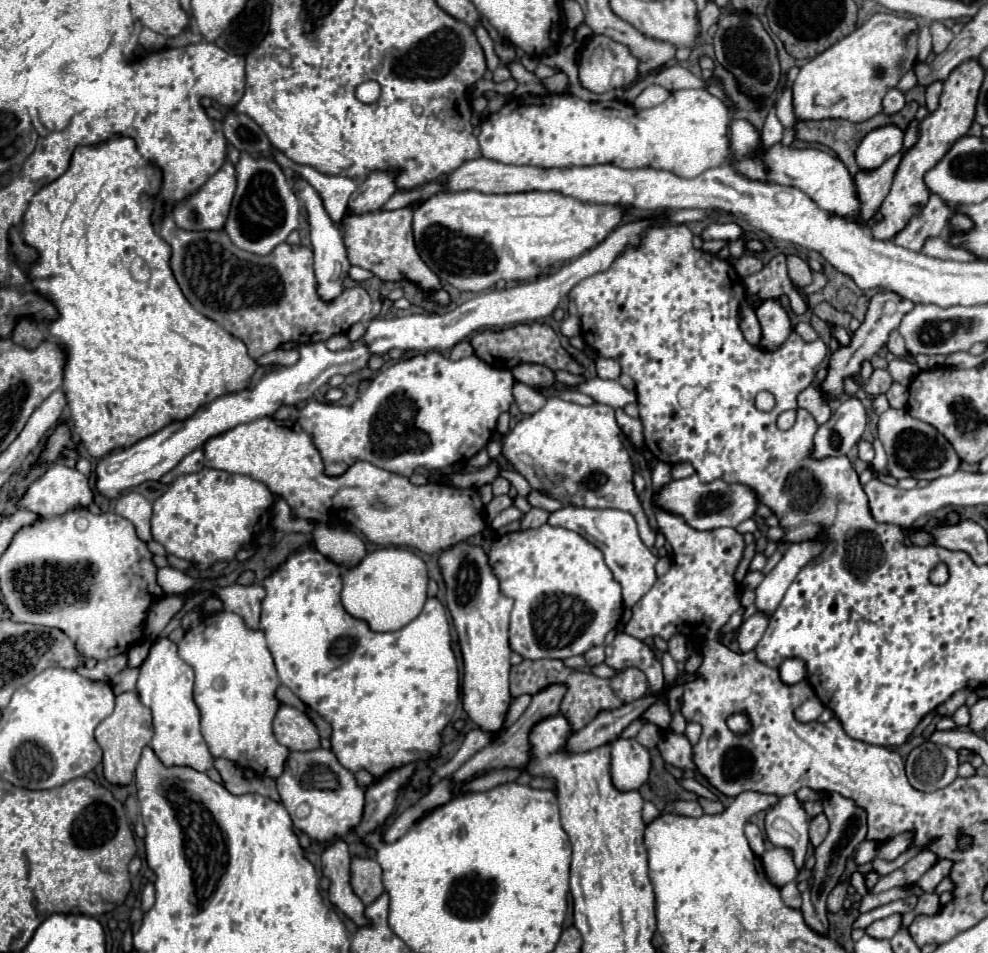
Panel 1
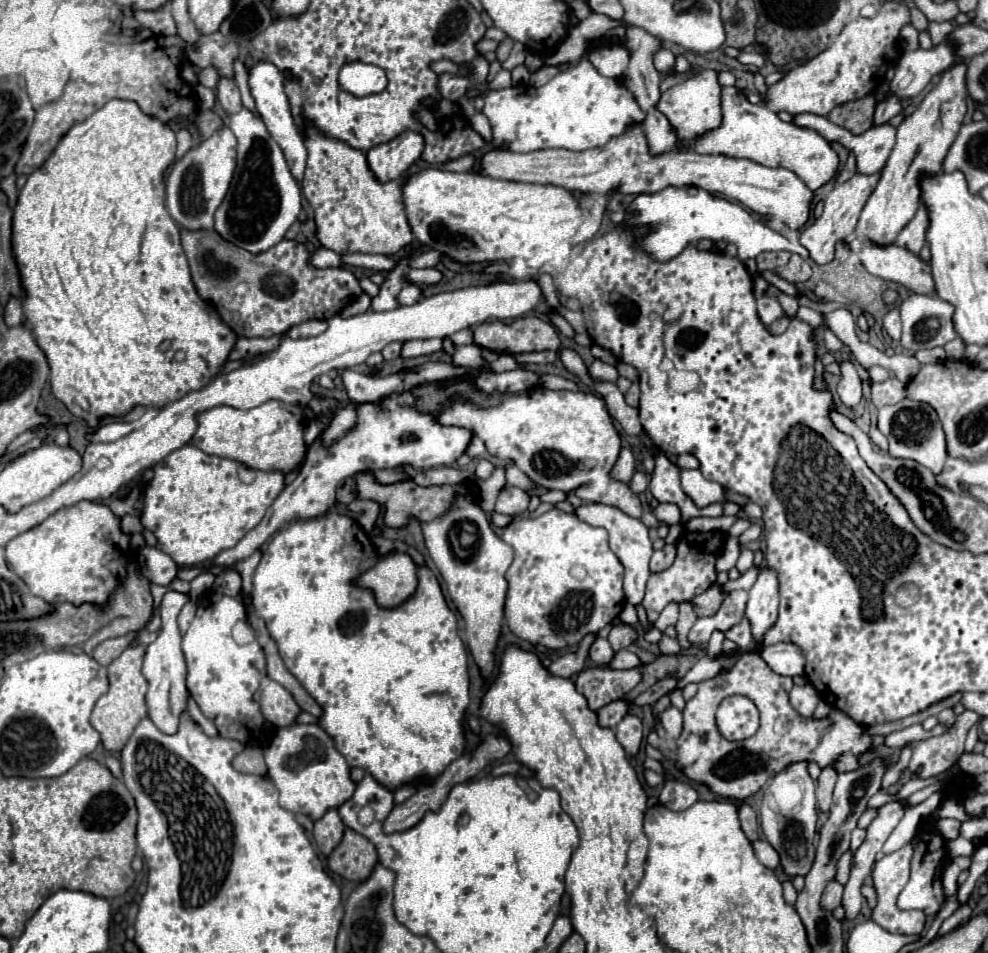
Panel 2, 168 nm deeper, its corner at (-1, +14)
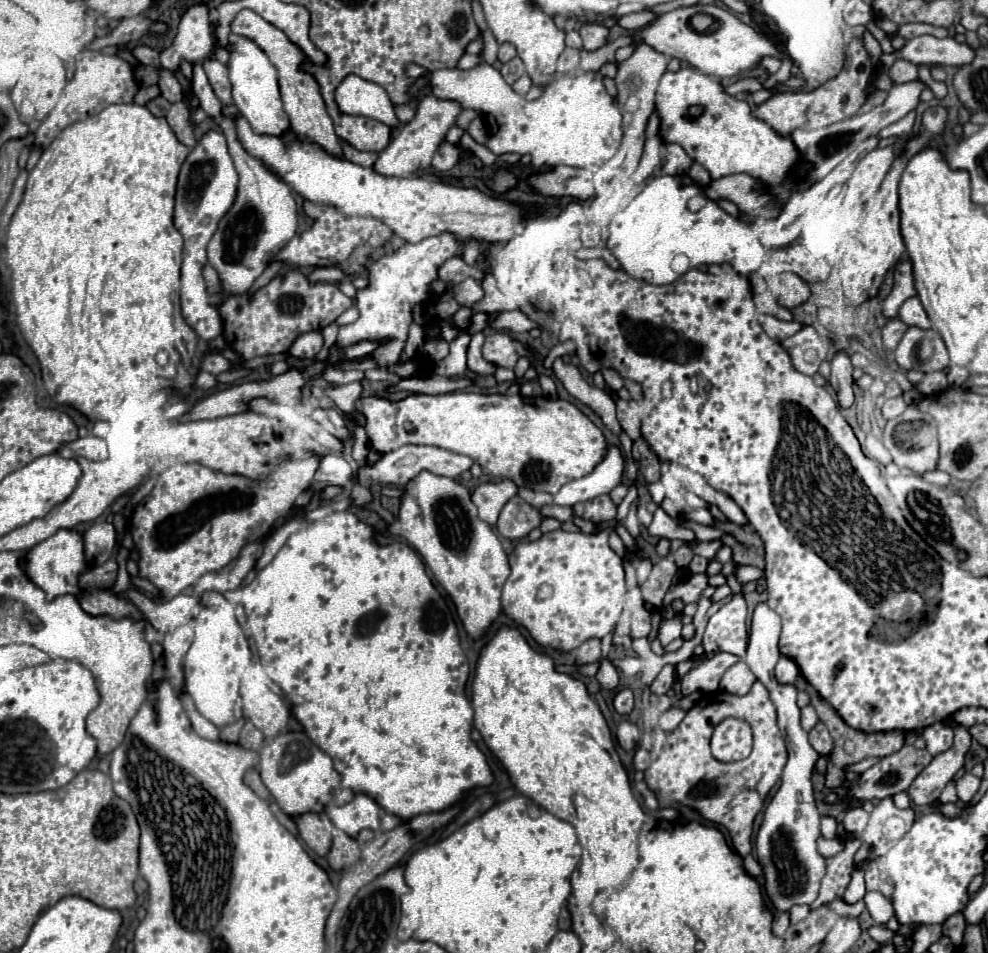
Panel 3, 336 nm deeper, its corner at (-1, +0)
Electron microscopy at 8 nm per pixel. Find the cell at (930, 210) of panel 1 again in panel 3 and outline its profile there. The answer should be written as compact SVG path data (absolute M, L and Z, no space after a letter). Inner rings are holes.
M902 260L894 268L894 288L890 296L884 300L882 314L886 318L896 318L898 308L908 300L916 296L916 284L914 284L914 272L912 272L912 262Z

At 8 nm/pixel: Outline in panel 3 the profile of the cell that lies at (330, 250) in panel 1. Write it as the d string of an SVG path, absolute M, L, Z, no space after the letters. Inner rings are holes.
M230 34L230 44L232 44L232 52L230 52L228 72L230 72L230 82L232 82L232 98L234 98L238 112L242 112L242 116L246 116L246 120L250 122L250 126L254 128L256 134L284 136L290 130L290 118L286 116L286 112L282 108L278 76L276 76L274 66L270 64L268 56L252 40Z

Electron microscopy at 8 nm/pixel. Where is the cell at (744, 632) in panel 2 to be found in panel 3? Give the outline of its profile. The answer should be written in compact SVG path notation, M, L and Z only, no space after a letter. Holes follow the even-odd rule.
M716 652L712 658L704 658L698 666L694 666L682 680L682 694L692 694L696 690L714 692L718 690L718 682L722 674L740 658L730 652Z

